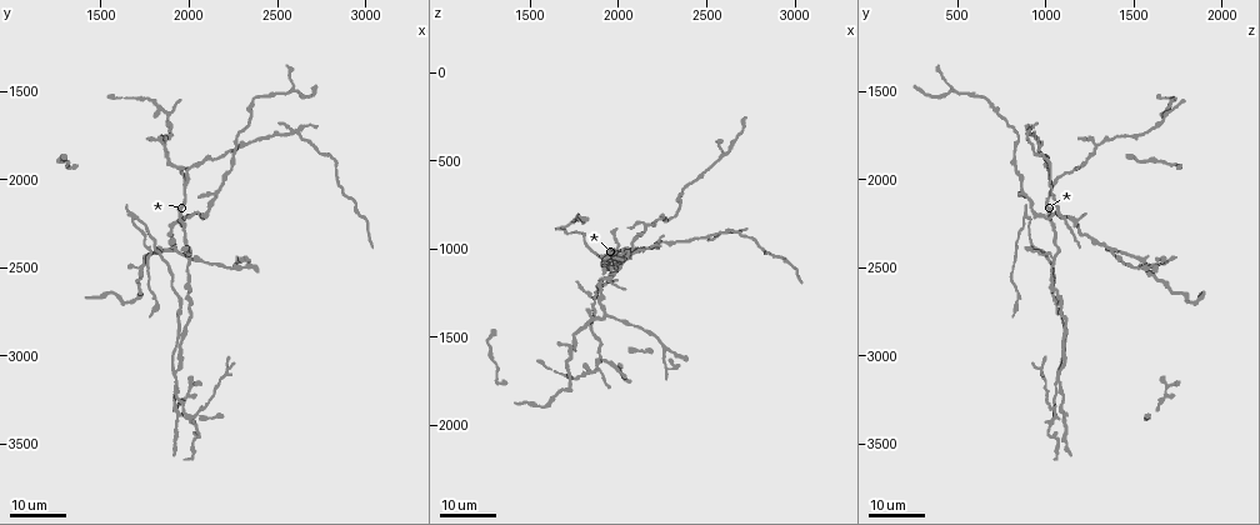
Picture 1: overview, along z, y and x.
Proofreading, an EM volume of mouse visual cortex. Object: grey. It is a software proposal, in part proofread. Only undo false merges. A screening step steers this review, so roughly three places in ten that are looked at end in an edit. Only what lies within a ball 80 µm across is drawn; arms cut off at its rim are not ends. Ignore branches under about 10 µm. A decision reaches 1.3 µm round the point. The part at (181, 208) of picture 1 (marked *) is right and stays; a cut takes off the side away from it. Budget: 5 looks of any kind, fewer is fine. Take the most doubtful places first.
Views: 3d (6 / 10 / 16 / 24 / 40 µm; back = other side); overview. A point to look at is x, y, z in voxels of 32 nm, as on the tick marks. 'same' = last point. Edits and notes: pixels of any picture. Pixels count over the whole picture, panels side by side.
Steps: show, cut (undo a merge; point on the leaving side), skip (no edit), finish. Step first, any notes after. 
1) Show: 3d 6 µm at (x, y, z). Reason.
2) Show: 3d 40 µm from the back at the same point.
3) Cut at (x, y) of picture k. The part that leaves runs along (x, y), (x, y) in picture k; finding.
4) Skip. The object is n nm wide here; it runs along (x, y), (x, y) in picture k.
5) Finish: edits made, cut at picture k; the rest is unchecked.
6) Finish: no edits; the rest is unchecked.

Show: 3d 24 µm at (1940, 2400, 1380). Arms part here.

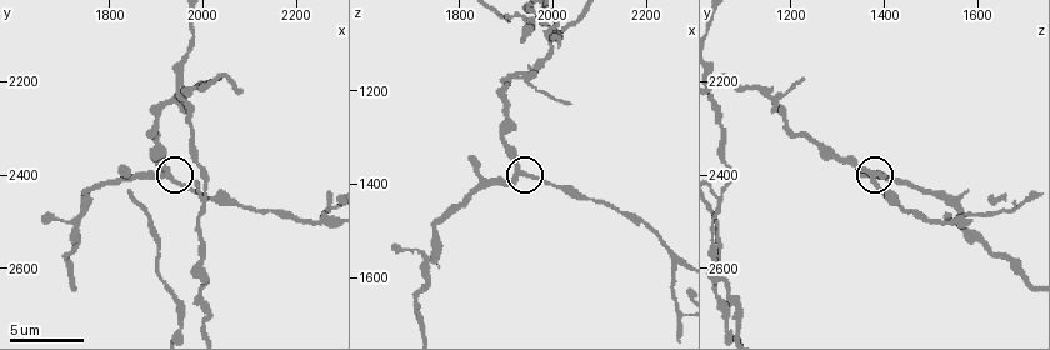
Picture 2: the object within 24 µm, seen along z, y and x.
Show: 3d 10 µm at (1935, 2400, 1375). Zoom in.

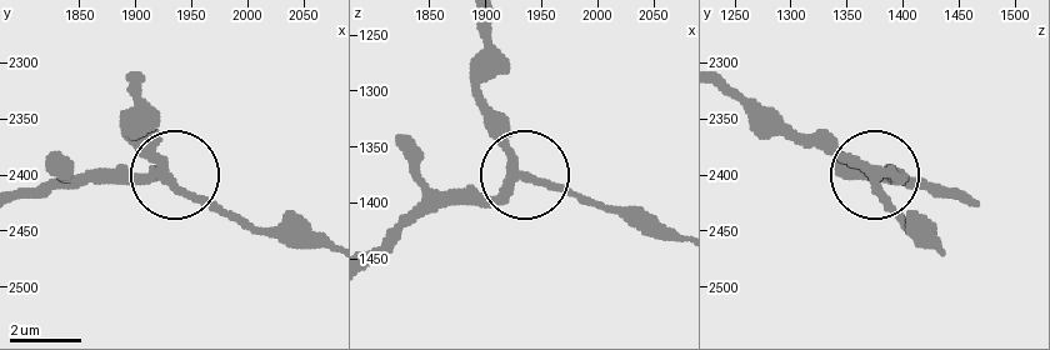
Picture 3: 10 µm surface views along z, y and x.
Skip. 3 arms meet here; one neuron here.

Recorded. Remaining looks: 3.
Show: 3d 10 µm at (1980, 2255, 1045). Three-way junction.

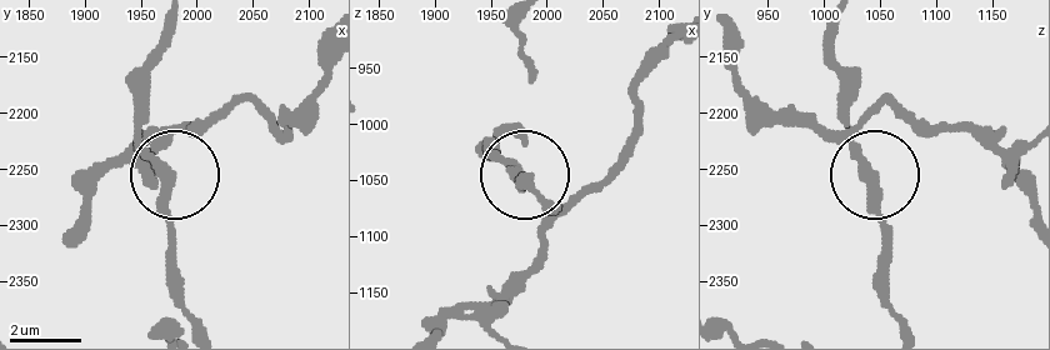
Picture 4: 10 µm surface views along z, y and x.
Skip. It runs along (150, 74), (150, 151), (174, 171), (195, 128) in picture 4; one neuron here.

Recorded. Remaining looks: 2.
Show: 3d 16 µm at (2000, 2040, 1040). Three arms meet.

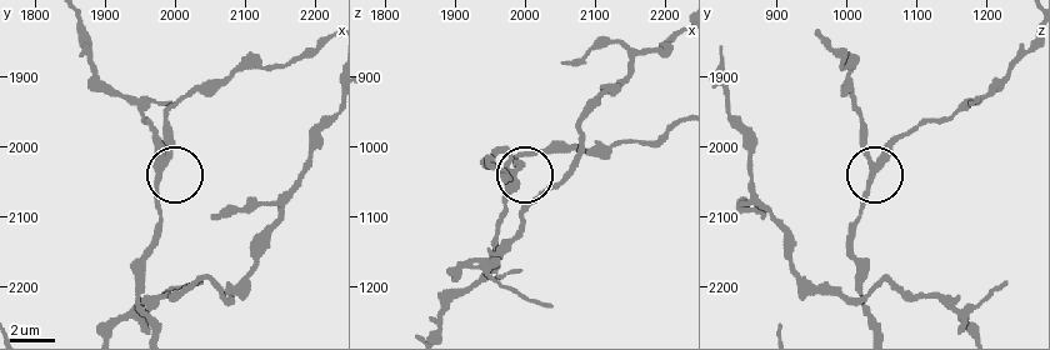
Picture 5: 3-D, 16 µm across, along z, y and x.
Show: 3d 6 µm at (1990, 2015, 1040).

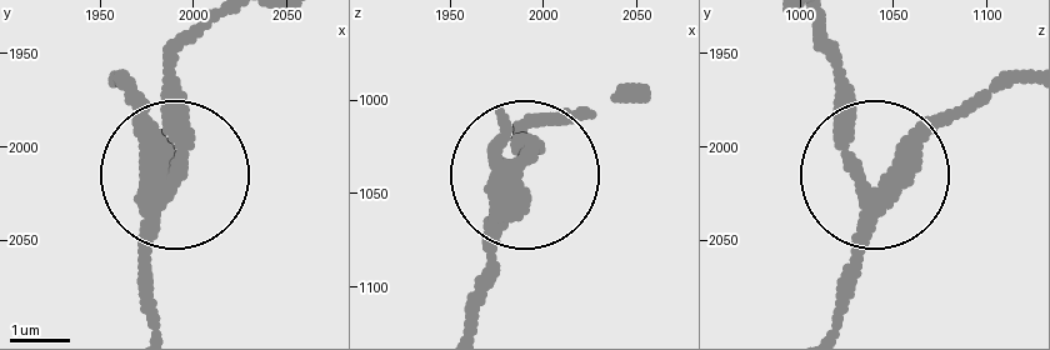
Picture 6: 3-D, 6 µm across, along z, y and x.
Skip. It runs along (829, 329), (869, 180), (824, 36) in picture 6; one neuron here.

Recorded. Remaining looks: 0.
Finish: no edits; the rest is unchecked.

